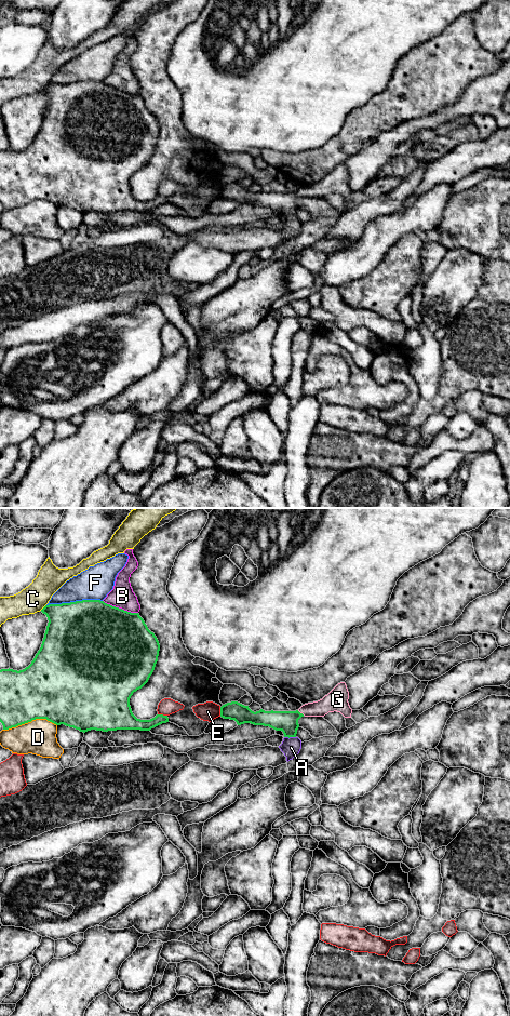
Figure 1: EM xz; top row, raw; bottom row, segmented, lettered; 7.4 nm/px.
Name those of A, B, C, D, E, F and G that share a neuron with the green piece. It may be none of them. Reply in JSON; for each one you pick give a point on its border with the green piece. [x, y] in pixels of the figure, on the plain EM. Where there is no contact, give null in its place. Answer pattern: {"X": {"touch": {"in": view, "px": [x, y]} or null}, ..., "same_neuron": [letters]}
{"A": {"touch": {"in": "xz", "px": [290, 217]}}, "G": {"touch": {"in": "xz", "px": [299, 194]}}, "same_neuron": ["A", "G"]}

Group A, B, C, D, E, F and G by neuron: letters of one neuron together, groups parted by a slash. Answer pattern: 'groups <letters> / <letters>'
groups A G / B / C / D / E / F

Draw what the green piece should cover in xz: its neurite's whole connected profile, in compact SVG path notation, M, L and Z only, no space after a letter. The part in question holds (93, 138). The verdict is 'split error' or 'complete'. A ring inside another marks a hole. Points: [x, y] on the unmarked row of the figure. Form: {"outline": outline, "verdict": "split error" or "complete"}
{"outline": "M82 81L70 84L62 85L49 85L45 86L41 93L48 98L48 107L44 115L44 119L41 125L40 131L36 135L31 145L23 151L13 151L13 150L1 150L0 151L0 203L3 206L3 211L9 211L16 209L18 206L31 203L36 200L46 200L48 202L61 206L64 205L69 209L79 211L80 213L88 213L91 211L96 212L117 212L117 211L140 211L140 212L150 212L151 210L169 203L167 197L157 196L150 201L140 201L137 200L131 190L130 179L134 173L142 170L149 161L152 156L156 145L158 143L160 125L155 117L151 113L144 101L139 97L138 94L131 94L122 90L112 88L105 84L100 81Z", "verdict": "complete"}

